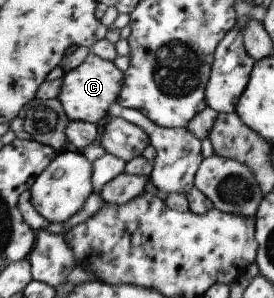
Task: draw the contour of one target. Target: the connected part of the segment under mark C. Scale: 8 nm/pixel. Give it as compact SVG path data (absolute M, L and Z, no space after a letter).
M91 49L87 59L77 69L67 72L63 79L64 84L58 98L70 121L96 124L107 117L111 105L118 101L121 95L123 72L117 67L116 62L103 59Z

